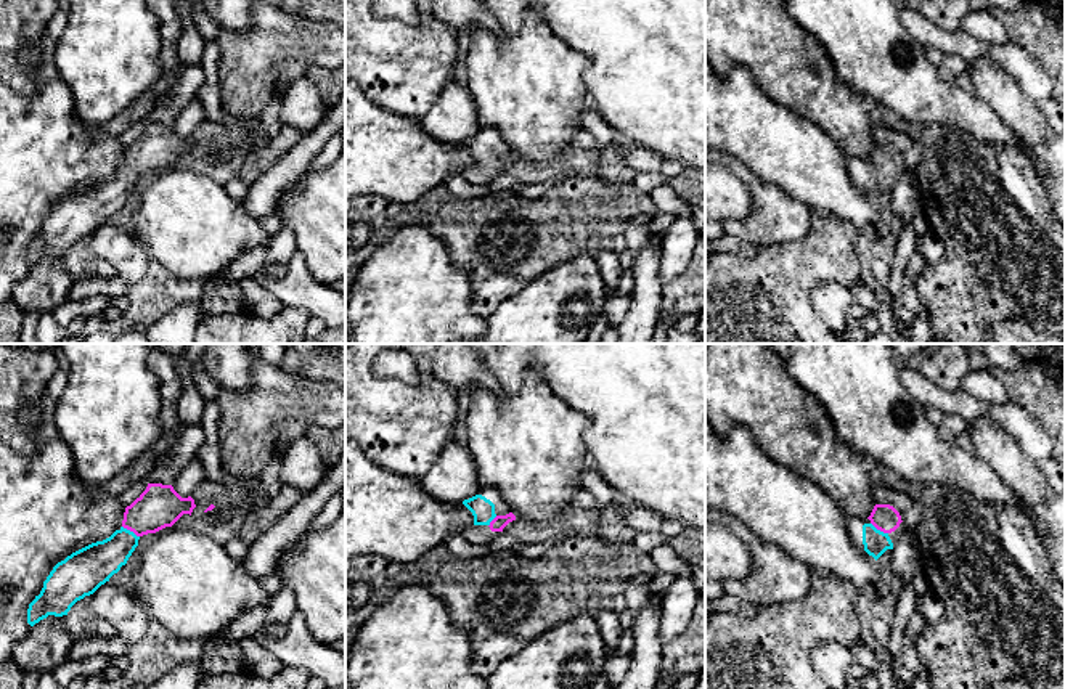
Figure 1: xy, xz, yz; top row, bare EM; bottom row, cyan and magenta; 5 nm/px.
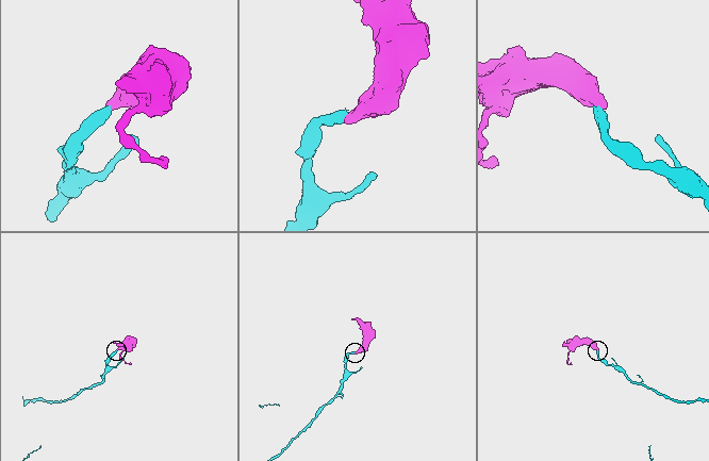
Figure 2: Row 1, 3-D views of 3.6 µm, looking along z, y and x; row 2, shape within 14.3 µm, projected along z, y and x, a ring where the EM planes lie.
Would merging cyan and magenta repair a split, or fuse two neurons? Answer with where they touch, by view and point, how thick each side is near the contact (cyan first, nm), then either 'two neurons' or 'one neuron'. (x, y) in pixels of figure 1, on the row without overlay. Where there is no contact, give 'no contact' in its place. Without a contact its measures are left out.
contact xy (129, 171); calibres 200 and 220 nm; one neuron

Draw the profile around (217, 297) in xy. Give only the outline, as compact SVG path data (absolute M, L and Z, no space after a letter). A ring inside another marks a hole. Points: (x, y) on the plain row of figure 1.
M220 279L206 281L201 292L201 304L204 315L225 315L246 310L246 299L239 284Z

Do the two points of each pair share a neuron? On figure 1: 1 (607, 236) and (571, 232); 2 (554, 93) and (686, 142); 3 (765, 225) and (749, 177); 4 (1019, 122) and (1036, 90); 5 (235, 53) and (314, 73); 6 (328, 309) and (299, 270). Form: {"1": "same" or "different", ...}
{"1": "same", "2": "different", "3": "same", "4": "different", "5": "different", "6": "same"}

